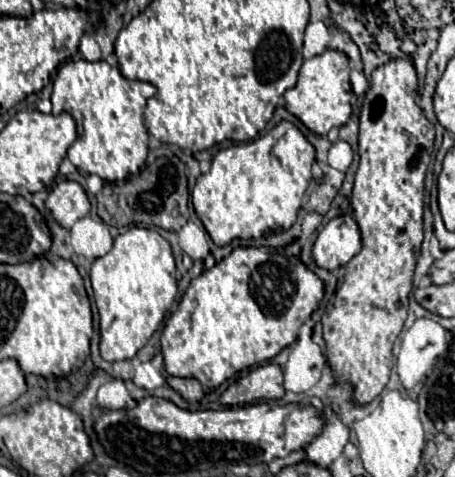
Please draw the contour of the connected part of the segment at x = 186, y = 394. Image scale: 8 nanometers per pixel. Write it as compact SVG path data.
M168 377L168 383L174 391L178 391L186 401L200 401L204 397L202 385L198 379L180 379L180 377Z

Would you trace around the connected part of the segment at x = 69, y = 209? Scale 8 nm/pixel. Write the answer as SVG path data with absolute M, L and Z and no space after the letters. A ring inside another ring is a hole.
M64 179L52 187L46 209L64 229L70 229L76 219L90 213L90 201L80 183Z

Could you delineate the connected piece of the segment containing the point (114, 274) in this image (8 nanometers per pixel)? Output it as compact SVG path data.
M130 227L114 239L112 249L92 263L90 279L100 313L100 353L106 361L132 359L148 343L174 305L178 283L170 243L154 229Z

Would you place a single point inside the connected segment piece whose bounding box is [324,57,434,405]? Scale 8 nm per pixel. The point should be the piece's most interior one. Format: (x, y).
(395, 144)

